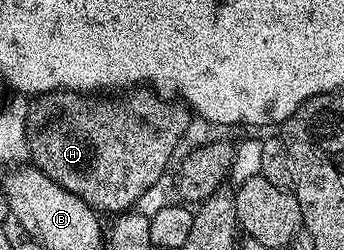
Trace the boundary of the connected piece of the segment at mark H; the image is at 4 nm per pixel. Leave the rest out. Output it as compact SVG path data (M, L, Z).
M141 86L136 90L130 91L128 94L121 94L118 100L109 100L113 98L94 98L89 94L80 92L49 92L46 96L36 97L28 105L26 114L26 138L29 147L28 159L36 166L37 169L47 178L54 180L60 188L67 190L71 194L78 196L83 203L88 204L90 208L98 213L117 212L113 214L124 214L136 205L137 201L146 190L162 179L166 175L165 167L169 164L169 159L174 159L176 144L179 142L185 127L188 126L191 119L190 113L184 107L176 108L173 102L162 98L158 93L150 90L148 87Z

